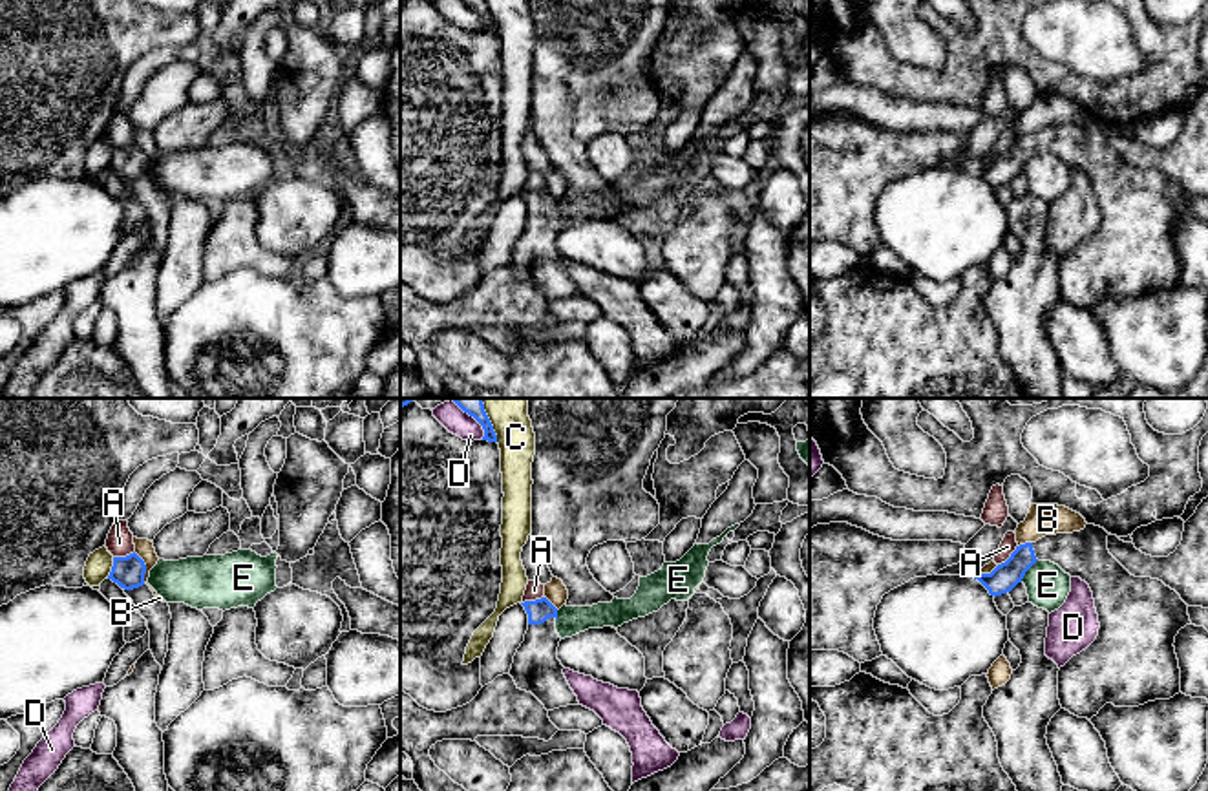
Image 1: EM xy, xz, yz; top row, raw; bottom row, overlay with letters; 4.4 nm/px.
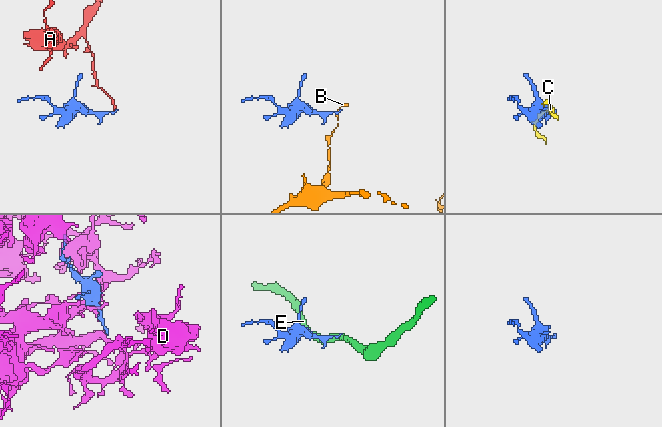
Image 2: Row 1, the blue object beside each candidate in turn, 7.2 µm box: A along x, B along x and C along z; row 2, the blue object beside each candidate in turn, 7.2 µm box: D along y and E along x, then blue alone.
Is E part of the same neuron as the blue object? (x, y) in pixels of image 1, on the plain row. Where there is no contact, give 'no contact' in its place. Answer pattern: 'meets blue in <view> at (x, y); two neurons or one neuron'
meets blue in yz at (1027, 159); two neurons

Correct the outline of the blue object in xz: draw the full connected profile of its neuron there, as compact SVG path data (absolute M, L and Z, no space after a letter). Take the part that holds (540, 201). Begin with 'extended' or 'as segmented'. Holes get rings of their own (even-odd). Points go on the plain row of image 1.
extended; M546 188L521 195L528 205L528 221L508 265L517 279L532 283L546 301L578 296L578 287L563 265L565 258L557 250L557 199Z

